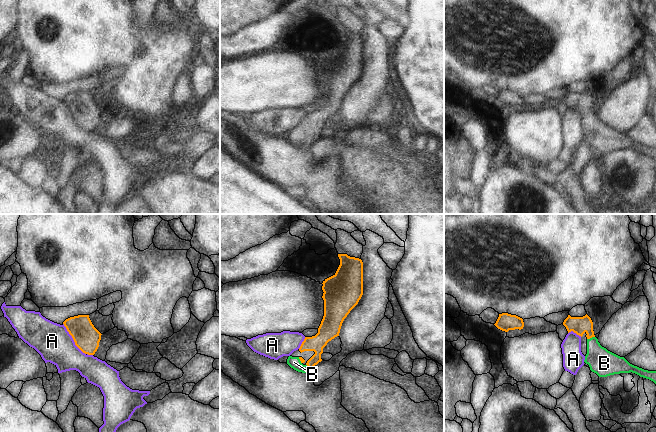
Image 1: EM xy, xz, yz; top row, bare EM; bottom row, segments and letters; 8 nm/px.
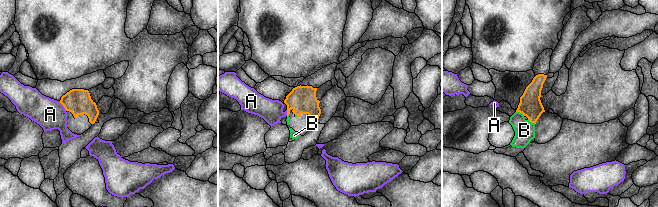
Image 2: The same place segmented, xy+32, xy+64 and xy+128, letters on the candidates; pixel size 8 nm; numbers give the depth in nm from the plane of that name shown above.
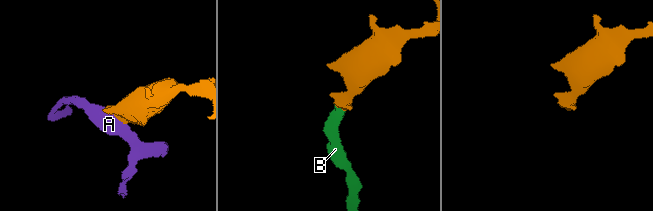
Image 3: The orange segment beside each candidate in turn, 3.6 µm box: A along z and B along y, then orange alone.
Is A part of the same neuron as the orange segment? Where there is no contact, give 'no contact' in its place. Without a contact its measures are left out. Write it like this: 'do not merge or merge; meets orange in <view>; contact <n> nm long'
do not merge; meets orange in xy; contact 320 nm long

